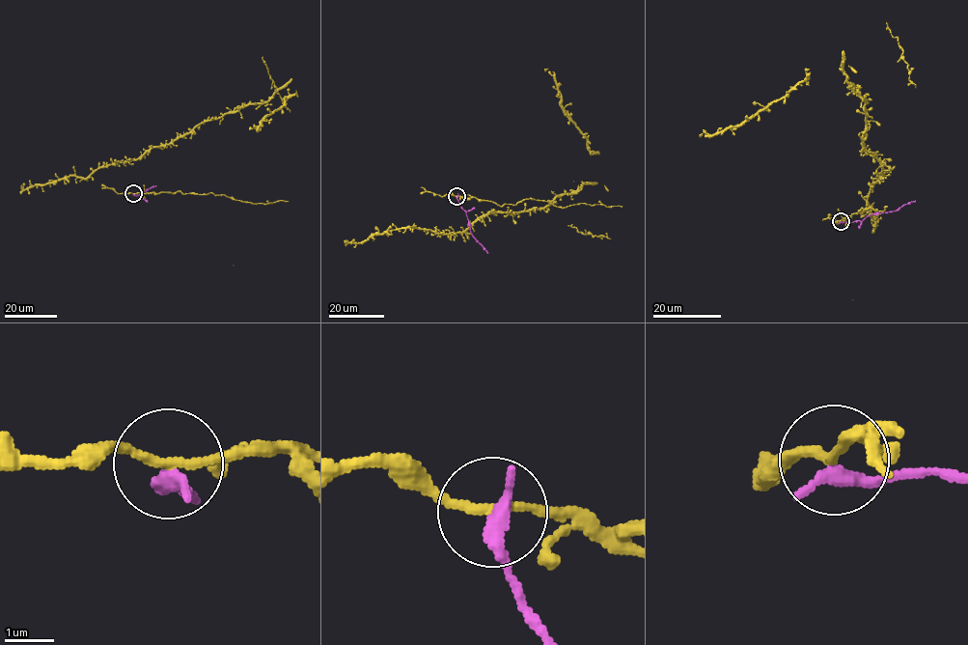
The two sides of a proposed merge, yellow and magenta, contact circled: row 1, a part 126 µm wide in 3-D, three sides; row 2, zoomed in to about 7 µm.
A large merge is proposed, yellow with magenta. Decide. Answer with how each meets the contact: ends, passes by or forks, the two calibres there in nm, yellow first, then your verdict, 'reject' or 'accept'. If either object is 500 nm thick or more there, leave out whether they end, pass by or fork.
yellow passes by; magenta ends; calibres 170 and 360 nm; reject

